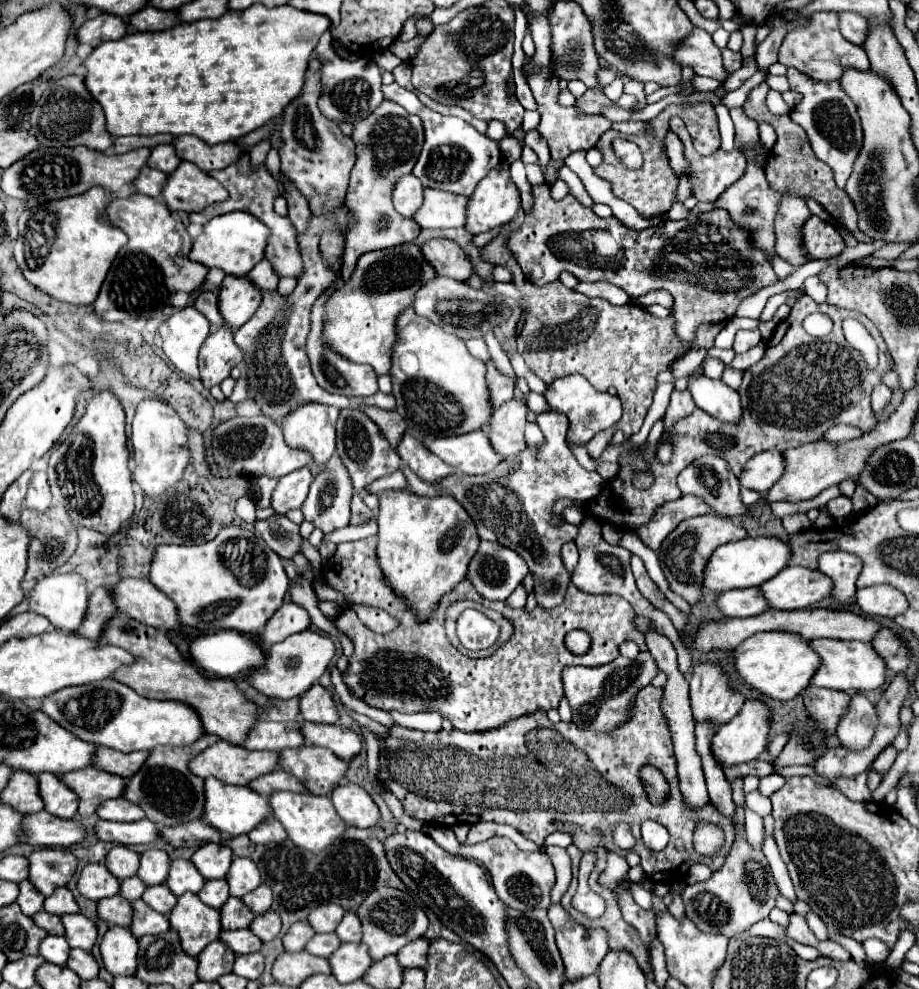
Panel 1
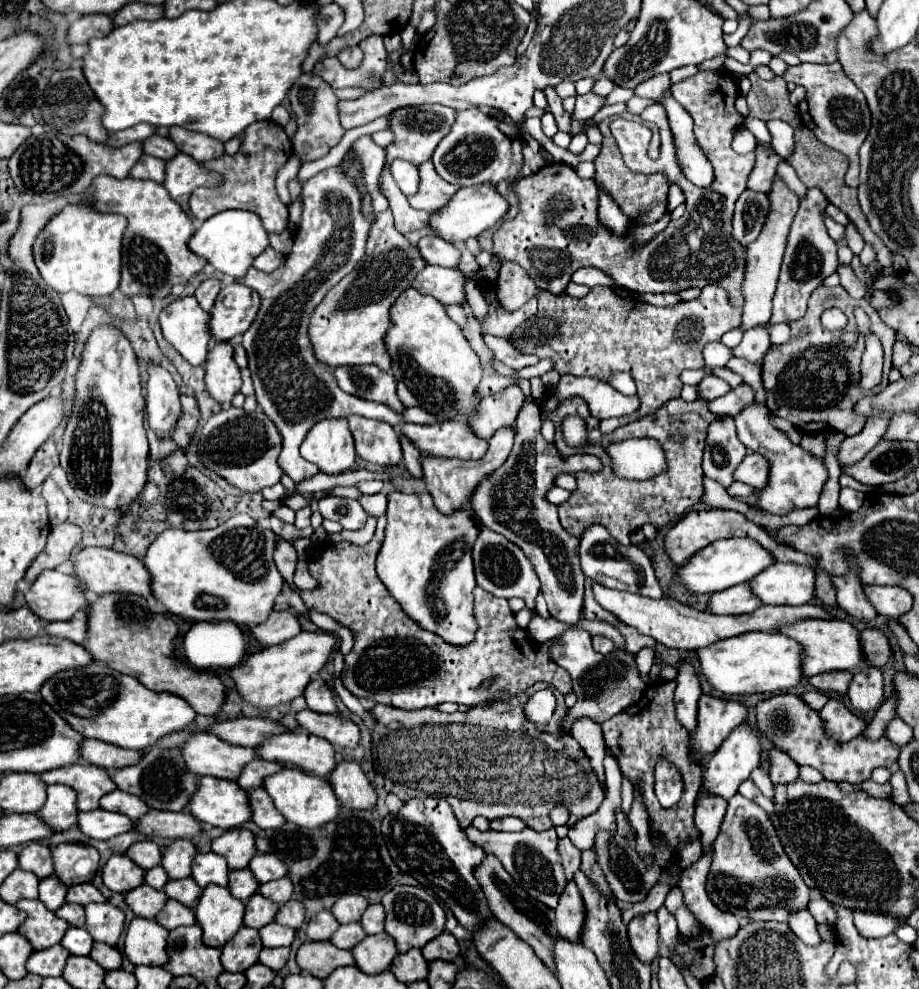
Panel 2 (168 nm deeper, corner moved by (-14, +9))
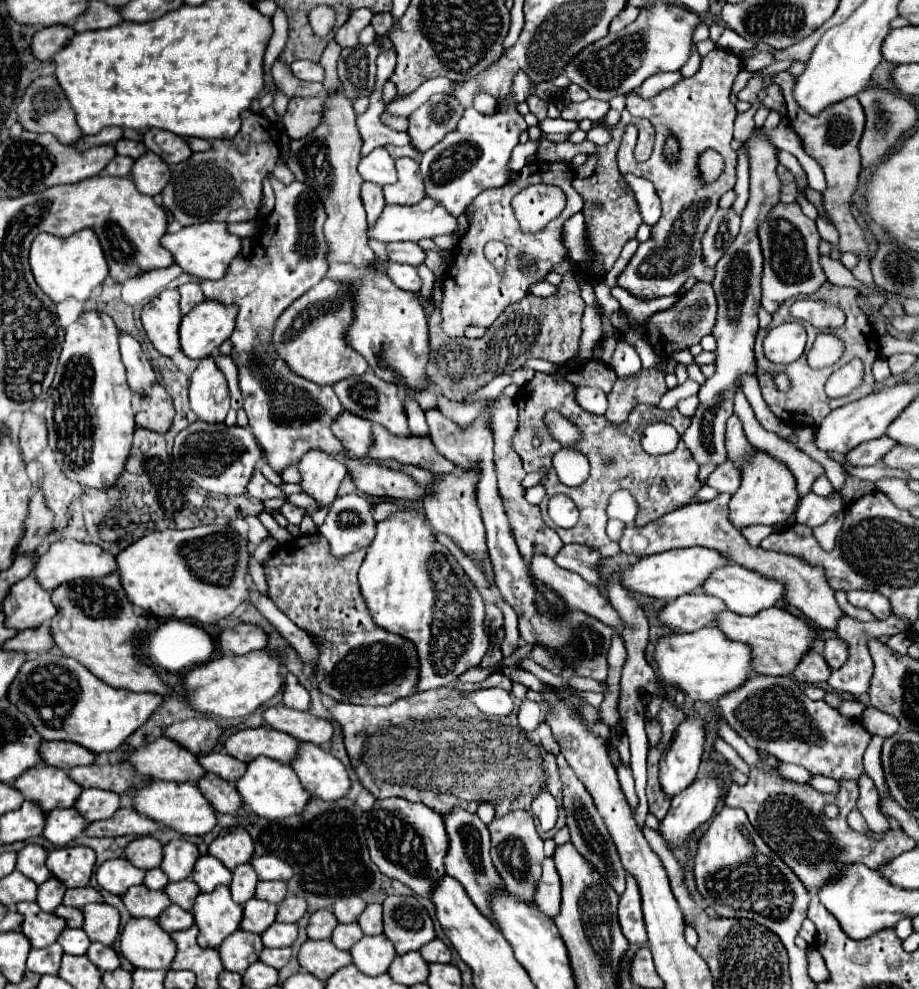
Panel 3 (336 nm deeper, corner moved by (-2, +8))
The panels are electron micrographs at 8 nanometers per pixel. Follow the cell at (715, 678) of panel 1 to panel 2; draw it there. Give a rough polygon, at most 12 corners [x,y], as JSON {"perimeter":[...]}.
{"perimeter":[[702,695],[690,761],[700,765],[742,725],[746,707]]}

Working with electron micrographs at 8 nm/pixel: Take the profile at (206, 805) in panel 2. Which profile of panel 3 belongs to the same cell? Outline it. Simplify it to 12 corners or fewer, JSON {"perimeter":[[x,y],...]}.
{"perimeter":[[154,780],[128,794],[140,814],[188,836],[216,826],[194,782]]}

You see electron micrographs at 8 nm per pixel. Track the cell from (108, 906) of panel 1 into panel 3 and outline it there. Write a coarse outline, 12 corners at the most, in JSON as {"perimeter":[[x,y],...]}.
{"perimeter":[[132,886],[122,896],[130,916],[156,918],[170,904],[162,890]]}

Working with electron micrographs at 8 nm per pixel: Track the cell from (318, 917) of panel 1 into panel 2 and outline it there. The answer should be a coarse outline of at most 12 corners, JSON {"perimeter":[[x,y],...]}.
{"perimeter":[[354,893],[340,897],[332,913],[340,923],[360,921],[370,903]]}

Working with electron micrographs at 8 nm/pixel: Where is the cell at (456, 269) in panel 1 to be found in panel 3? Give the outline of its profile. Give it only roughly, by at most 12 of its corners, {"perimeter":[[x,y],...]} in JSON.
{"perimeter":[[394,242],[388,258],[398,264],[420,266],[426,252],[416,242]]}

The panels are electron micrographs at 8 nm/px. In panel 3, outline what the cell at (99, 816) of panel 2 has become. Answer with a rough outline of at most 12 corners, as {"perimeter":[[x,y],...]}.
{"perimeter":[[74,808],[46,812],[48,838],[68,846],[88,822]]}

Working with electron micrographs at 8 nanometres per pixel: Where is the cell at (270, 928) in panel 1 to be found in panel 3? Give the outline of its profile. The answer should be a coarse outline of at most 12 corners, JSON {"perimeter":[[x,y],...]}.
{"perimeter":[[288,896],[280,906],[278,922],[298,922],[306,912],[306,902]]}

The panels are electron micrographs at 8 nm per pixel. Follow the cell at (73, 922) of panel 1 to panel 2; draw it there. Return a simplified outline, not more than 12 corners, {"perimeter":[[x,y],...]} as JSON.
{"perimeter":[[108,901],[86,905],[86,931],[116,945],[124,913]]}

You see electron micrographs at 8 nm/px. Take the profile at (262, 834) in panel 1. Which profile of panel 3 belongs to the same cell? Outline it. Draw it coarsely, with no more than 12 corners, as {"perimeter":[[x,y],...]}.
{"perimeter":[[208,772],[198,788],[222,814],[246,806],[236,786]]}

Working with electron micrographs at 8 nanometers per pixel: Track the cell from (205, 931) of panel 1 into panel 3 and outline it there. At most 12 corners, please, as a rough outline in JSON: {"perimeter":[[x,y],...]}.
{"perimeter":[[228,886],[198,894],[192,916],[202,948],[240,928]]}

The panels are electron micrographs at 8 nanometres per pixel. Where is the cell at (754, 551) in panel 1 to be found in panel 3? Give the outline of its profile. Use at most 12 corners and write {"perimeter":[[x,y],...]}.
{"perimeter":[[712,548],[646,556],[620,580],[632,592],[674,600],[730,564]]}

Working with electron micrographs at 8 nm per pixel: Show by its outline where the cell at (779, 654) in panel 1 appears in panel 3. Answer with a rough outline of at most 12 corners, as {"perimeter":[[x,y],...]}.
{"perimeter":[[718,628],[660,638],[662,680],[714,702],[758,676]]}

